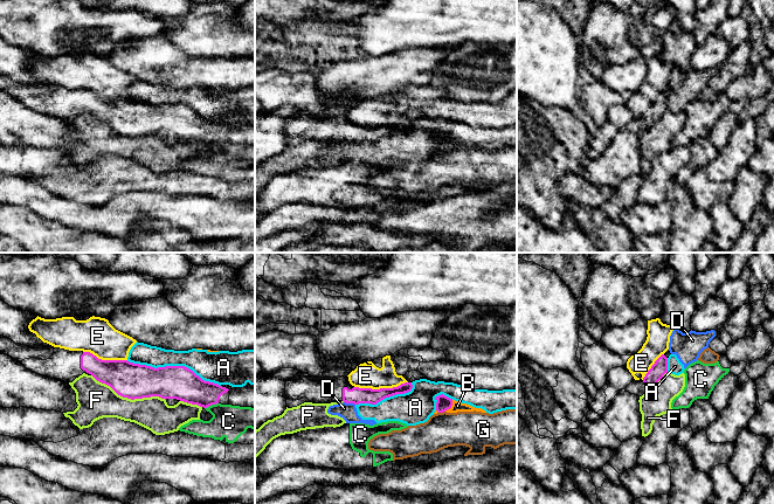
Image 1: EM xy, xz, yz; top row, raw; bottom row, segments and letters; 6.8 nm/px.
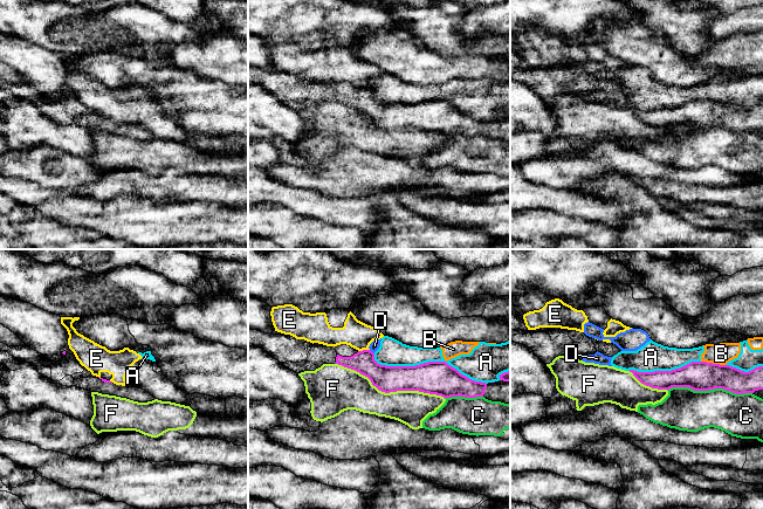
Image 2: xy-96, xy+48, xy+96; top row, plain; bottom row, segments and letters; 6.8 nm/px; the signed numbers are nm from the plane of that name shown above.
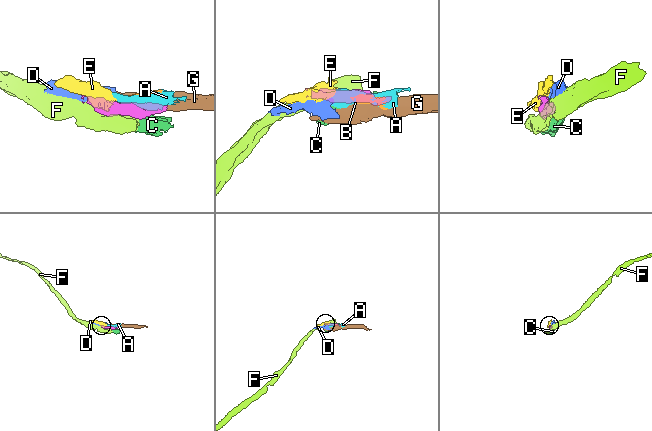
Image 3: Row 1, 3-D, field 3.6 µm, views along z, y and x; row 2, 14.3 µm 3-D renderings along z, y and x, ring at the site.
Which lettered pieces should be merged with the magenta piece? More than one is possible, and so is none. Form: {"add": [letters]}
{"add": []}

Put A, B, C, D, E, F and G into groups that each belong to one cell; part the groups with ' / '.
A B D / C / E / F / G

